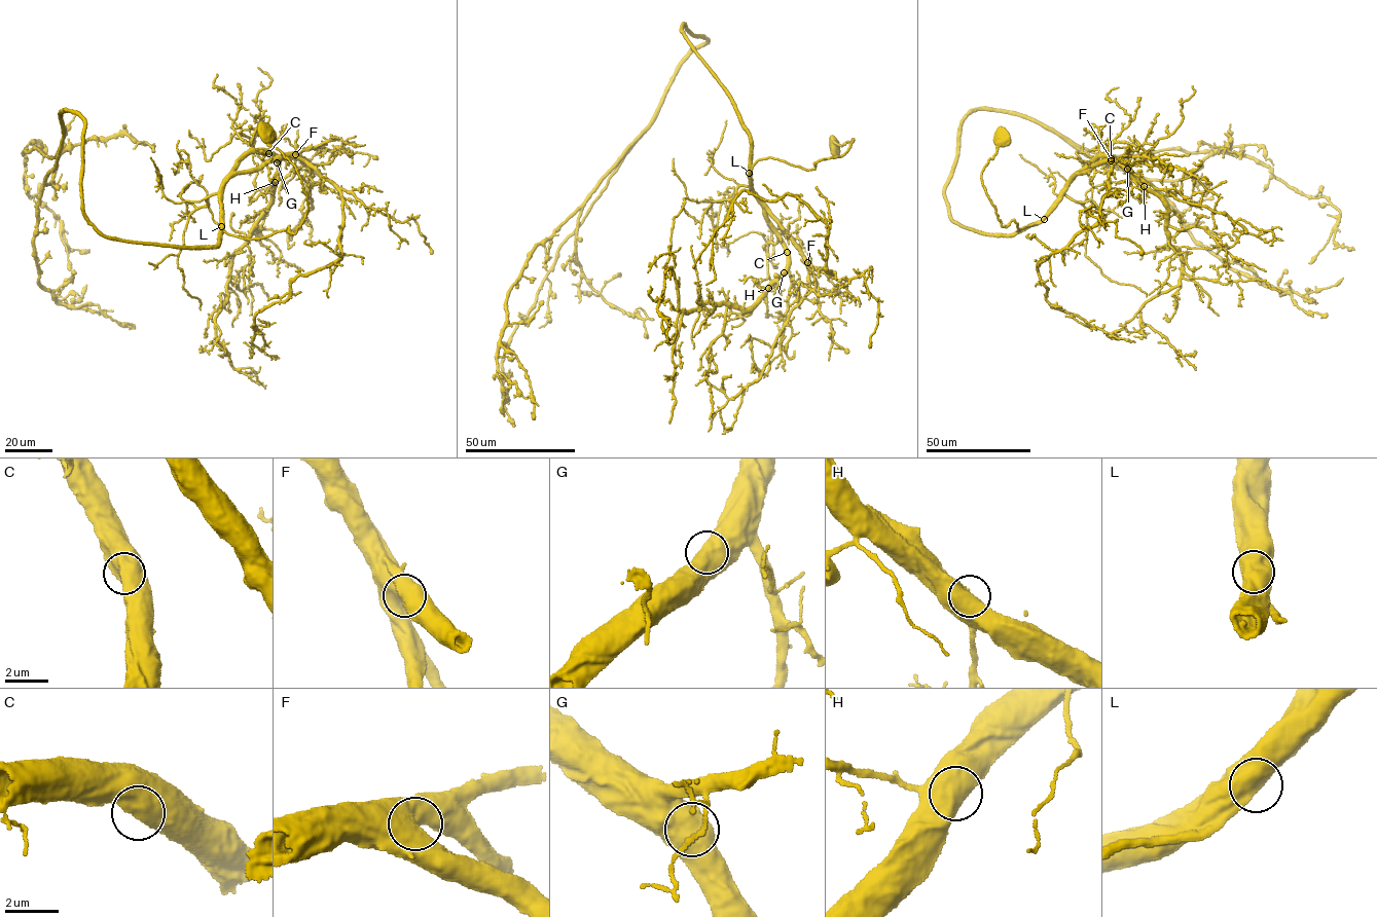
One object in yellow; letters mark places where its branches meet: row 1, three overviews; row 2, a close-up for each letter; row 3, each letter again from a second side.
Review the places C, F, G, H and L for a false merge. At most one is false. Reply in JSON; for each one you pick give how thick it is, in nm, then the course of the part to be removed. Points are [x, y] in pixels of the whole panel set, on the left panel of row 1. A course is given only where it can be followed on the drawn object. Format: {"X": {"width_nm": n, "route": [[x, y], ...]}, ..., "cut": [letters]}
{"cut": []}

